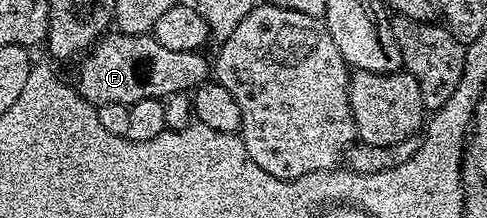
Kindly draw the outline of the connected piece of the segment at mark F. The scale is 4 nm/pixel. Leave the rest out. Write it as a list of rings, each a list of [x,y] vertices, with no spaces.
[[[119,30],[113,33],[113,36],[101,36],[91,51],[79,61],[80,69],[74,79],[74,87],[80,97],[94,106],[106,102],[131,106],[140,100],[169,98],[175,92],[195,90],[209,79],[209,57],[207,60],[199,51],[166,50],[152,34],[125,36]]]

